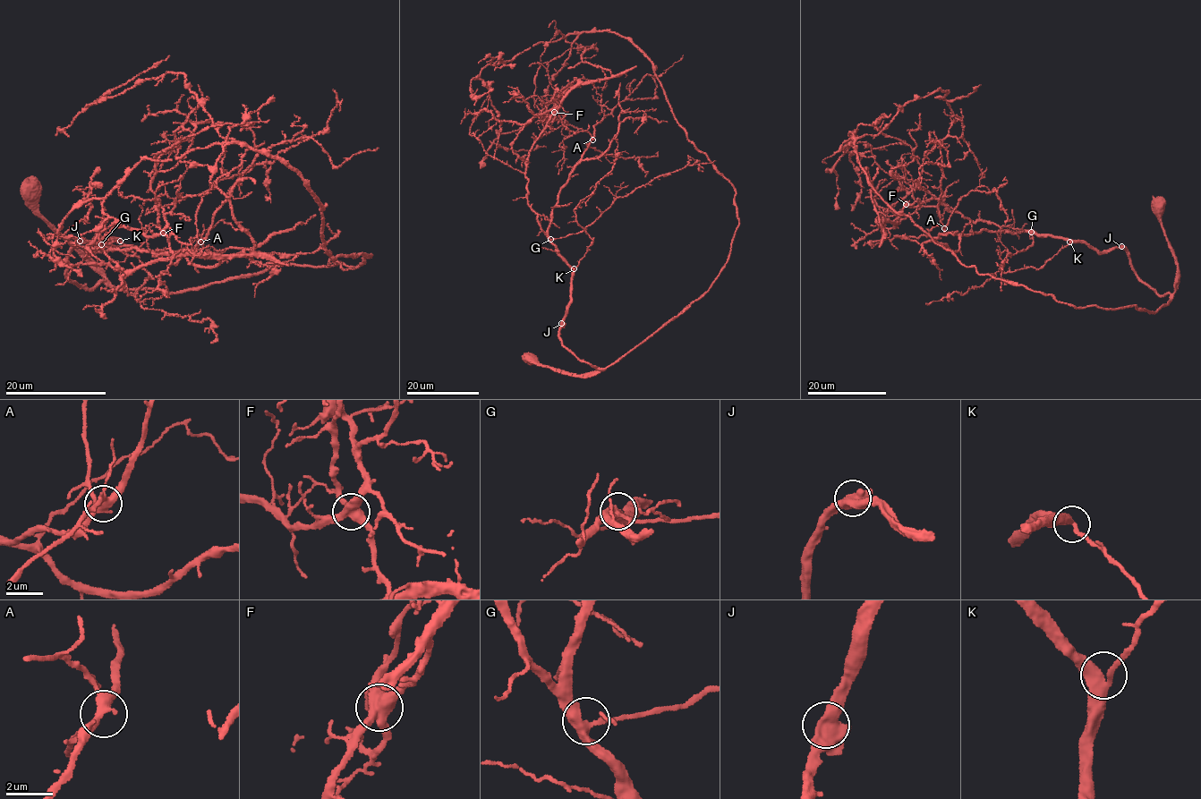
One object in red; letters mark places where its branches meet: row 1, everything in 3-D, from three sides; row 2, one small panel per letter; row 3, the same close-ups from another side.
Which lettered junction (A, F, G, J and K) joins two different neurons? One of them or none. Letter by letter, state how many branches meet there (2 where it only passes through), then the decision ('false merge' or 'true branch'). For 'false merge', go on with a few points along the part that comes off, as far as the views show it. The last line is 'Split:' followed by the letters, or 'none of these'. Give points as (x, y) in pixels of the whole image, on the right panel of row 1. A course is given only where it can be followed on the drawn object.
A: branches 4; true branch
F: branches 4; false merge; course (906, 205), (893, 221), (882, 223), (886, 233), (872, 200), (872, 182), (866, 167), (862, 173)
G: branches 4; true branch
J: branches 4; true branch
K: branches 3; true branch
Split: F

